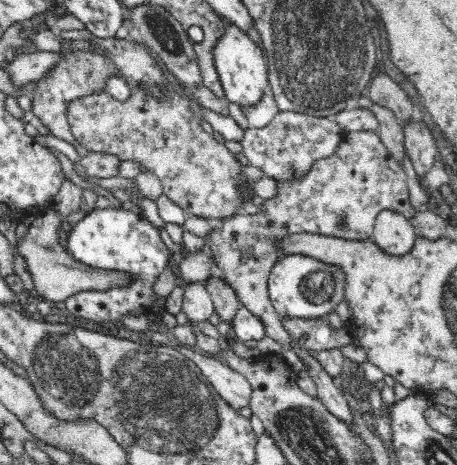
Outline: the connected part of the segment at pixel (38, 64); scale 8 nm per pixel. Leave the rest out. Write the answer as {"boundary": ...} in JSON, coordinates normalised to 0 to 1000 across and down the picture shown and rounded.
{"boundary":[[[83,110],[31,120],[26,131],[13,131],[9,148],[26,166],[31,183],[46,187],[66,174],[83,174],[136,129],[138,112]]]}

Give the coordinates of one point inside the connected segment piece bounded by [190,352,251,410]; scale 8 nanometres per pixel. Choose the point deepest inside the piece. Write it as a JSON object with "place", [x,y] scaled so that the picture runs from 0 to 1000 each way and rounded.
{"place":[510,832]}

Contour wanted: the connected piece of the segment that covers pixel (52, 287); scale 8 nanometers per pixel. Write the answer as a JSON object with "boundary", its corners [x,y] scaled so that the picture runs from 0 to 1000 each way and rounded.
{"boundary":[[[101,452],[74,467],[66,497],[44,518],[37,516],[39,540],[57,557],[59,578],[70,591],[83,637],[105,649],[109,645],[127,649],[142,647],[171,628],[287,622],[291,611],[287,589],[190,572],[168,563],[136,533],[127,503],[140,473],[142,467],[120,454]]]}

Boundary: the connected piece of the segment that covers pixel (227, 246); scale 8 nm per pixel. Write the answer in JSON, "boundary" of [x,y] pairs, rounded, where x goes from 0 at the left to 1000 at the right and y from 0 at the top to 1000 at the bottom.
{"boundary":[[[832,282],[757,284],[755,297],[740,310],[740,323],[726,335],[718,335],[718,340],[691,344],[670,378],[648,378],[639,387],[604,391],[606,419],[578,430],[578,439],[573,439],[578,449],[571,449],[565,460],[530,460],[521,456],[514,465],[490,471],[486,490],[479,488],[479,492],[466,495],[451,512],[460,542],[466,548],[466,568],[470,568],[473,576],[481,576],[488,602],[514,624],[527,658],[543,662],[578,695],[578,712],[582,712],[584,723],[608,733],[617,748],[641,753],[646,761],[659,768],[659,774],[667,781],[667,796],[674,798],[674,804],[691,824],[691,854],[702,860],[702,867],[722,890],[729,890],[740,903],[764,912],[764,916],[775,916],[775,895],[766,875],[761,875],[761,865],[748,837],[735,828],[722,802],[700,789],[700,781],[691,776],[685,757],[643,742],[632,714],[626,714],[617,701],[611,675],[595,658],[586,630],[586,598],[595,574],[604,570],[604,563],[613,563],[621,555],[621,544],[613,544],[608,520],[621,516],[635,503],[681,501],[766,518],[792,518],[812,514],[823,469],[834,454],[856,449],[858,454],[875,456],[897,473],[917,456],[897,437],[895,404],[891,402],[891,383],[882,359],[851,329],[829,288]]]}

